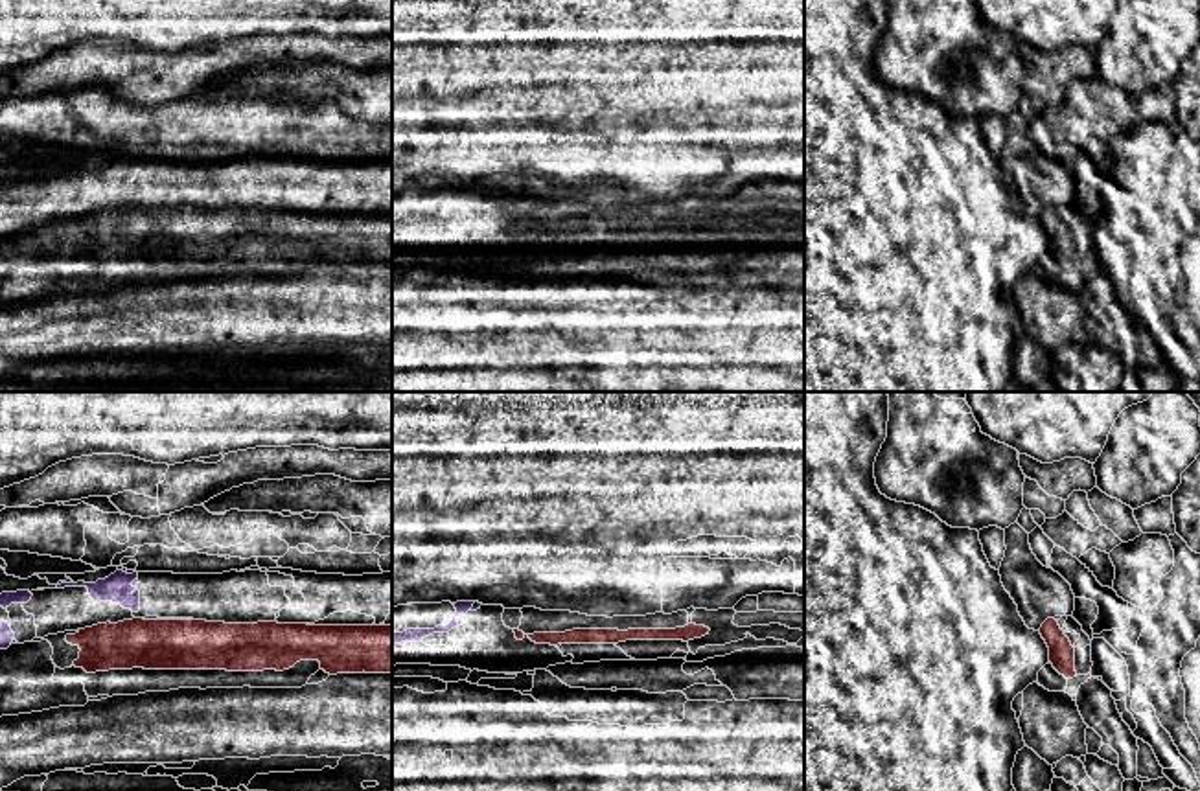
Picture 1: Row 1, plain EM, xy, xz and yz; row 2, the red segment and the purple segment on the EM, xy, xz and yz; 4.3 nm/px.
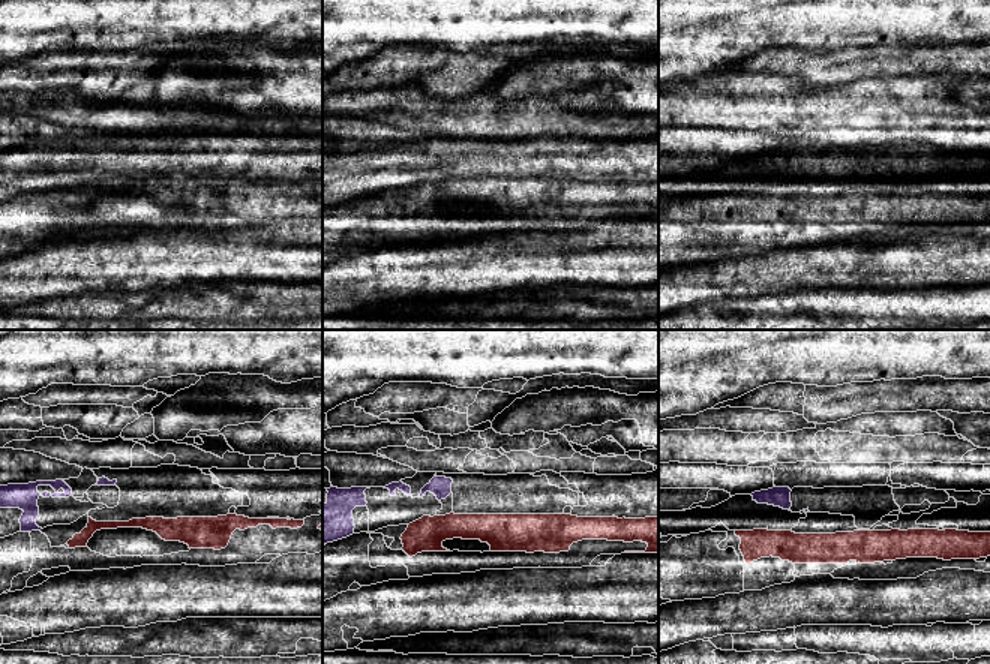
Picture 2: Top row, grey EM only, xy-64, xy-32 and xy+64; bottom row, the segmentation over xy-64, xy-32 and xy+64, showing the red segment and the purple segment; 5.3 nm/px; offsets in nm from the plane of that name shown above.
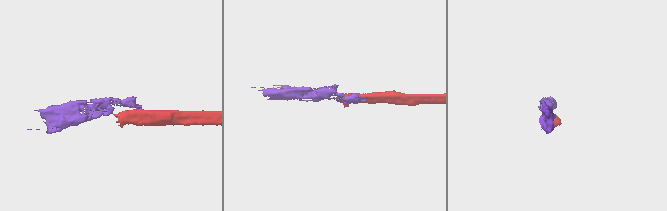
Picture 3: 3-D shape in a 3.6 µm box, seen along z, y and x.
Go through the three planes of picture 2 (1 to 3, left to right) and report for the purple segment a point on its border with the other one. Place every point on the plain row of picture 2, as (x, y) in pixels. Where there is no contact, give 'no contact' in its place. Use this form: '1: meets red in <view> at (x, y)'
1: no contact
2: no contact
3: no contact

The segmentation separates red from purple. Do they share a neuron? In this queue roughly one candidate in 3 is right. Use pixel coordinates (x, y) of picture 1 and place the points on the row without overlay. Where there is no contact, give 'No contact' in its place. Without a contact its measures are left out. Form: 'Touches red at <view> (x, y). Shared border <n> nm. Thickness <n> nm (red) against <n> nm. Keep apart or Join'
Touches red at xy (155, 208). Shared border 120 nm. Thickness 220 nm (red) against 20 nm. Keep apart

